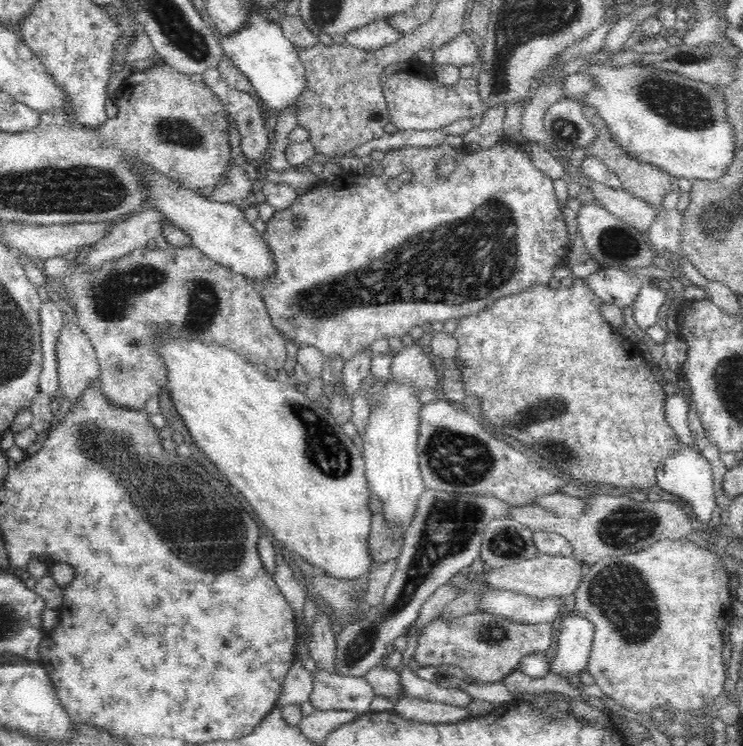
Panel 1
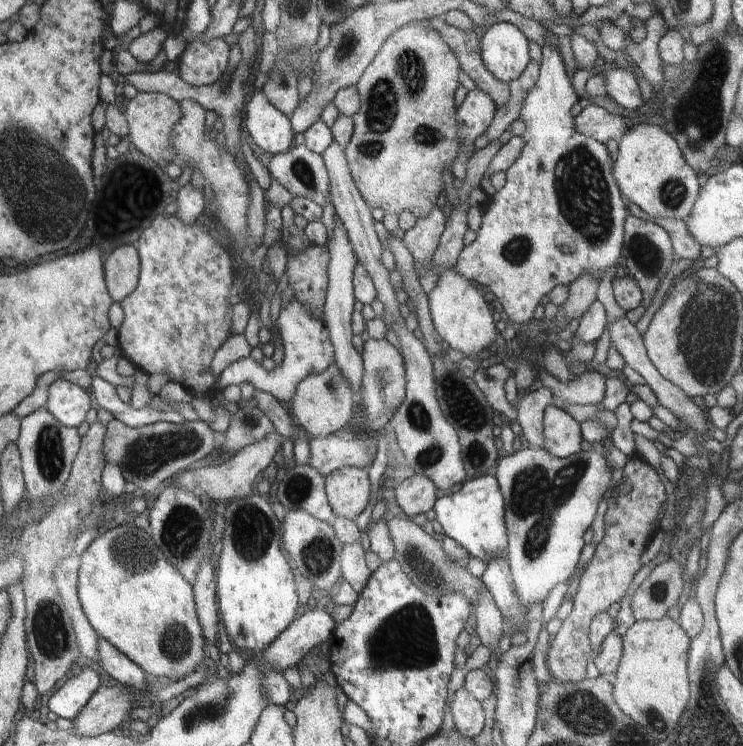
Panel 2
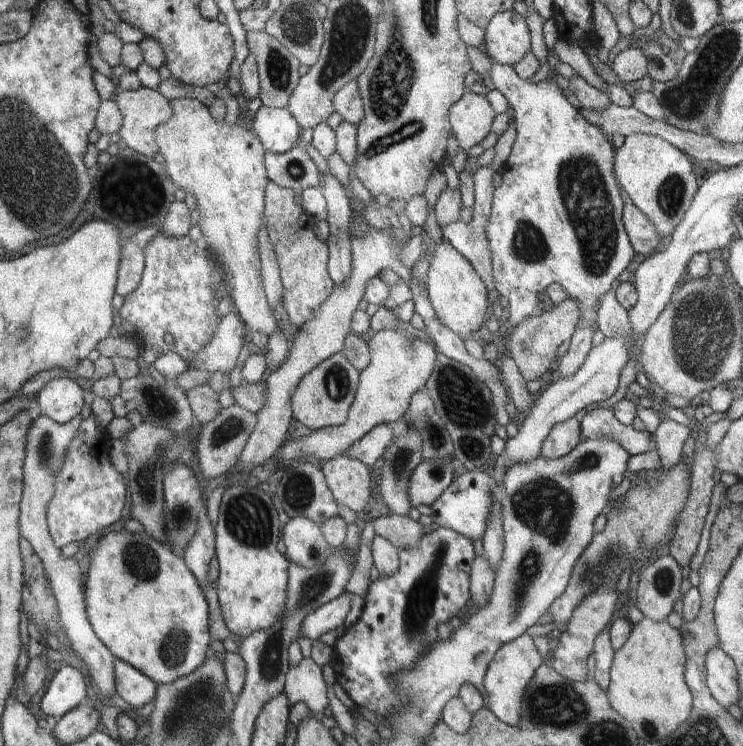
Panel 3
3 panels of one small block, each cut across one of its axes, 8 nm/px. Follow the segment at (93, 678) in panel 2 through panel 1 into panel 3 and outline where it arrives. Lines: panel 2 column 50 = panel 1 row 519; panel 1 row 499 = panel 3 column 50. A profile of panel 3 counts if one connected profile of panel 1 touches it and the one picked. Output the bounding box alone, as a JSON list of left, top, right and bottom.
[40,664,87,720]

